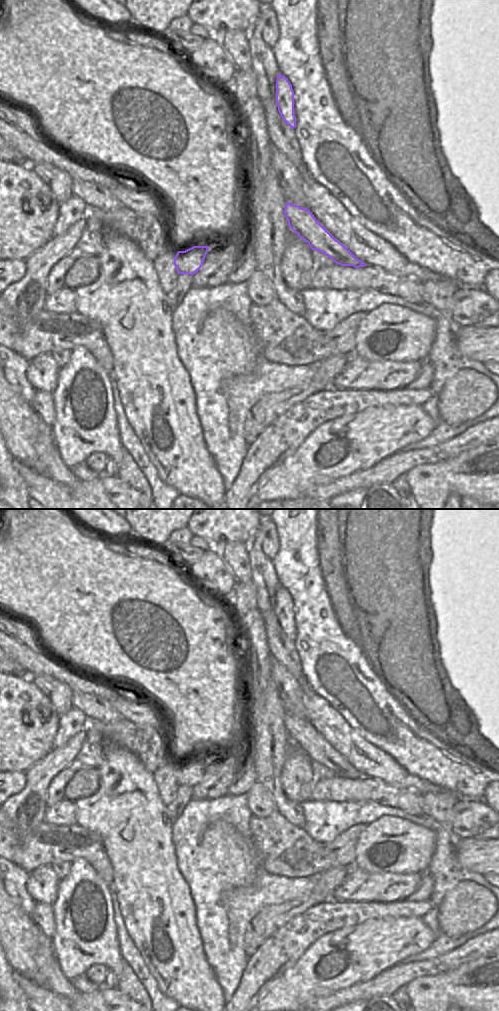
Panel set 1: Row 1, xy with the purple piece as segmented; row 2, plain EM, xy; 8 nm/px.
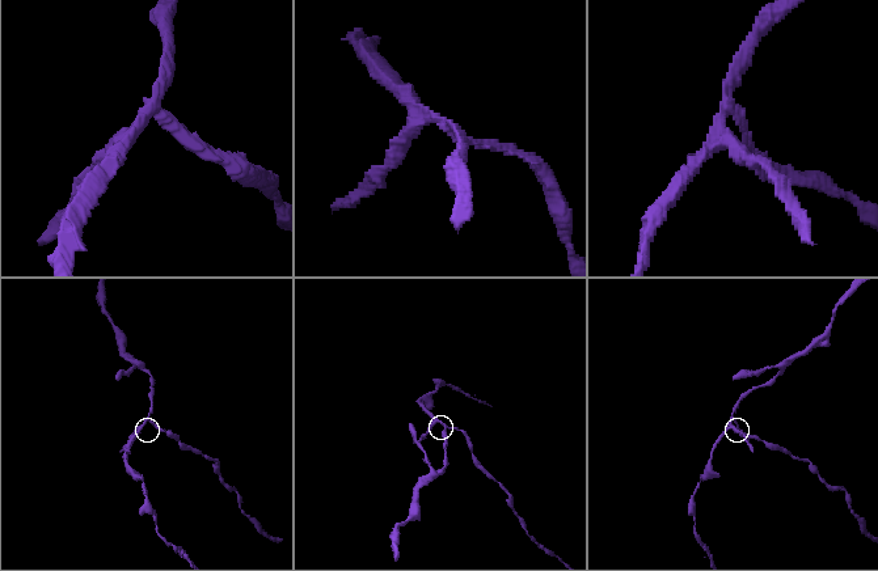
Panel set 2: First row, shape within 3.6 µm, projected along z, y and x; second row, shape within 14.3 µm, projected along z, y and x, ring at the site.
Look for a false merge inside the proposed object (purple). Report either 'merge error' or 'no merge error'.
merge error

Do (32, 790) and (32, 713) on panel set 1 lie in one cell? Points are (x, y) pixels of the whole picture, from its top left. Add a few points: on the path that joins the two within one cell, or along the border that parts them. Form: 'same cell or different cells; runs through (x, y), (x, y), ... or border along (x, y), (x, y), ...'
different cells; border along (50, 750), (24, 772)

